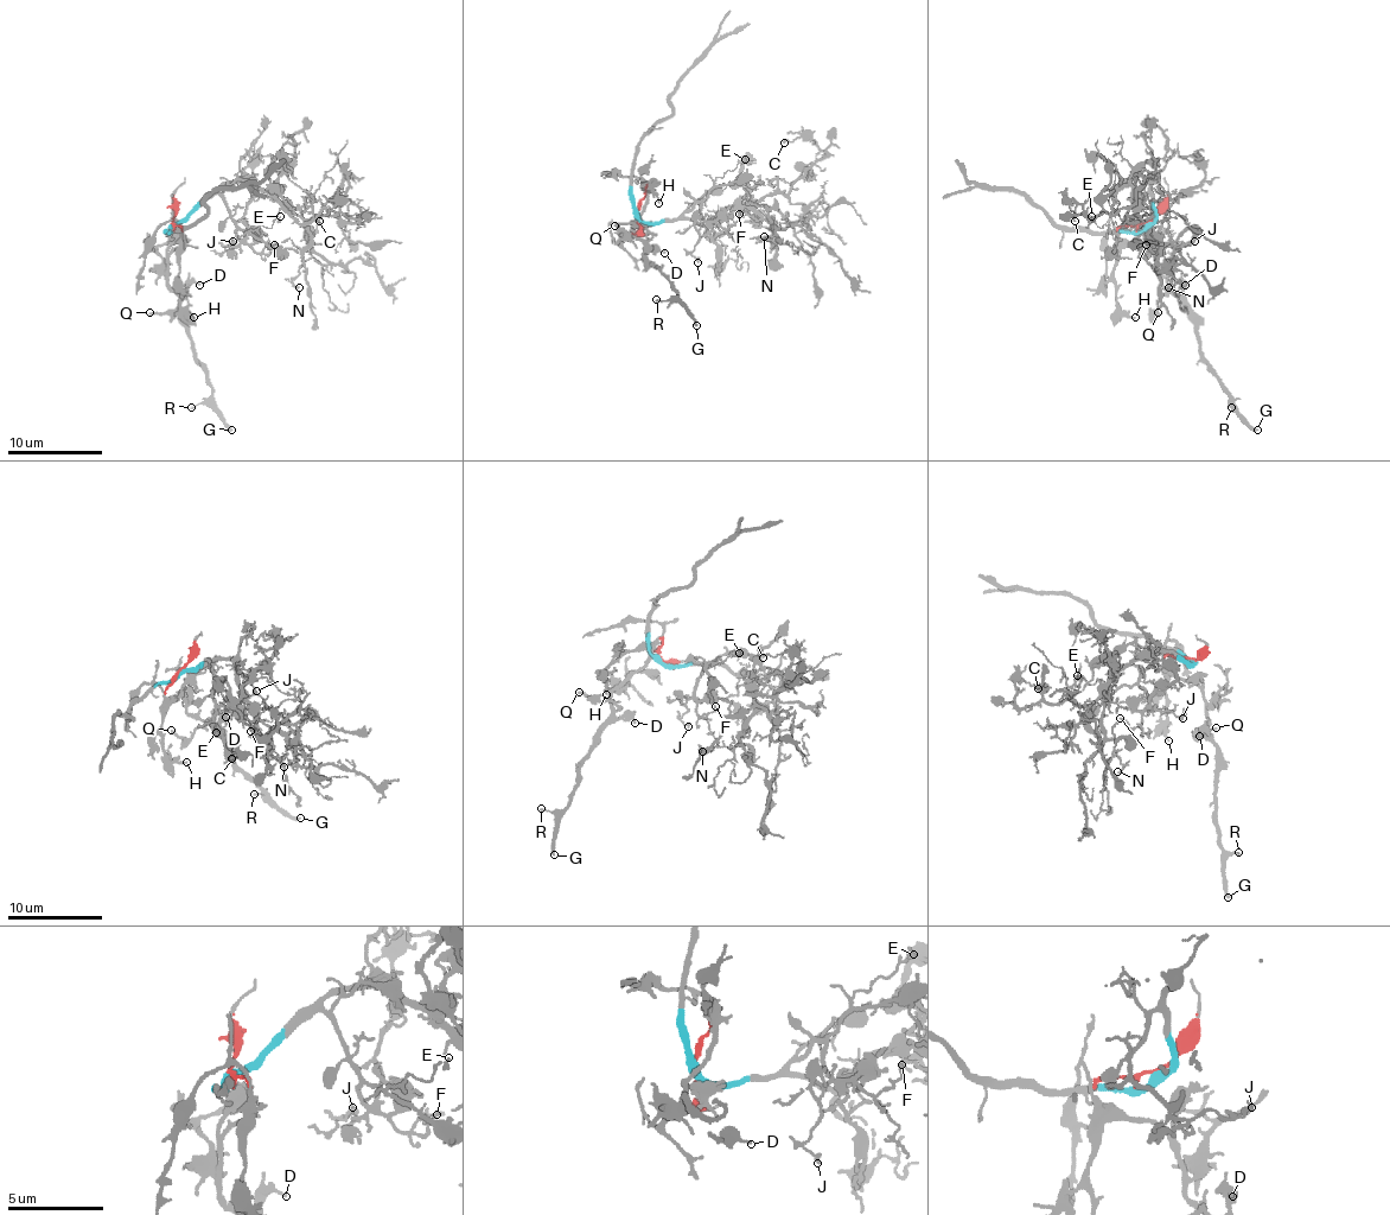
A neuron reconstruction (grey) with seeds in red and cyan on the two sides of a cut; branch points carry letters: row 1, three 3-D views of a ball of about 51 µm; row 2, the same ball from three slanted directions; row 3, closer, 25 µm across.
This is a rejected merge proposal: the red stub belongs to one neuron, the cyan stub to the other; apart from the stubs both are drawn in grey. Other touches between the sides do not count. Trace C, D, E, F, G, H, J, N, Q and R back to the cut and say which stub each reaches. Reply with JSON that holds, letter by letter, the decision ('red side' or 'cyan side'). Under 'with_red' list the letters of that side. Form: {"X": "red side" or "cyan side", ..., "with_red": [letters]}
{"C": "cyan side", "D": "red side", "E": "cyan side", "F": "cyan side", "G": "red side", "H": "red side", "J": "cyan side", "N": "cyan side", "Q": "red side", "R": "red side", "with_red": ["D", "G", "H", "Q", "R"]}

